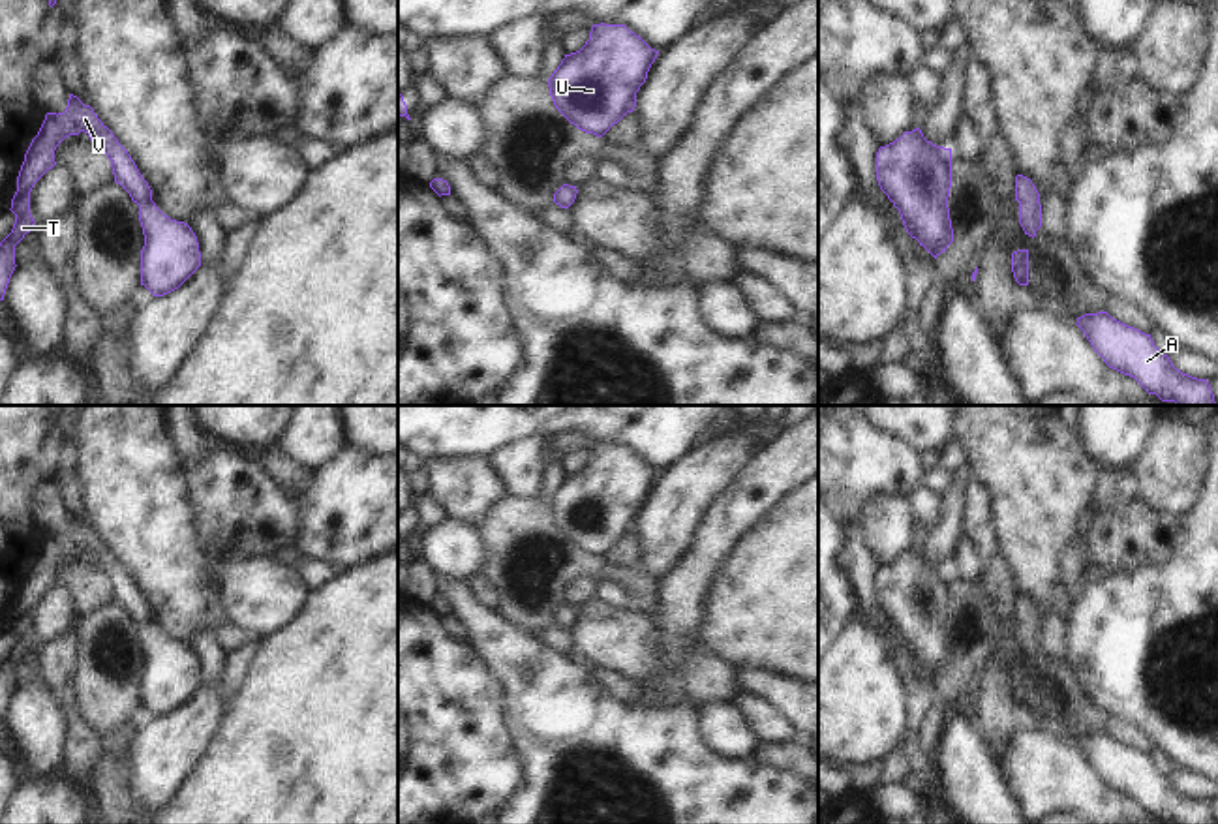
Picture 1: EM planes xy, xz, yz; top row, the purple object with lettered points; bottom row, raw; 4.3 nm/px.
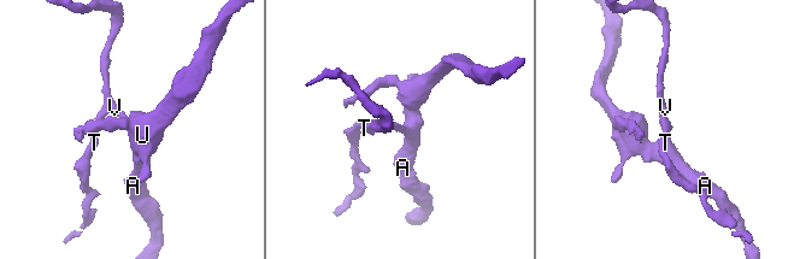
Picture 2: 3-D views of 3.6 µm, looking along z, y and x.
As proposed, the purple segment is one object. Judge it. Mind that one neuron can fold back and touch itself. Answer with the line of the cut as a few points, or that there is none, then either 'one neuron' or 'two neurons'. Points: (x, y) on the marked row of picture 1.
no cut; one neuron

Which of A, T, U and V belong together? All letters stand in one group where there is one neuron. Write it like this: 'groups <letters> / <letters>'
groups A T U V

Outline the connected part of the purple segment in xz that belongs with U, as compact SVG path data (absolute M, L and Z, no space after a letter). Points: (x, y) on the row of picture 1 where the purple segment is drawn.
M593 24L586 45L565 54L548 79L556 109L578 130L602 137L614 124L636 107L636 92L647 79L647 71L659 51L651 49L625 24Z

